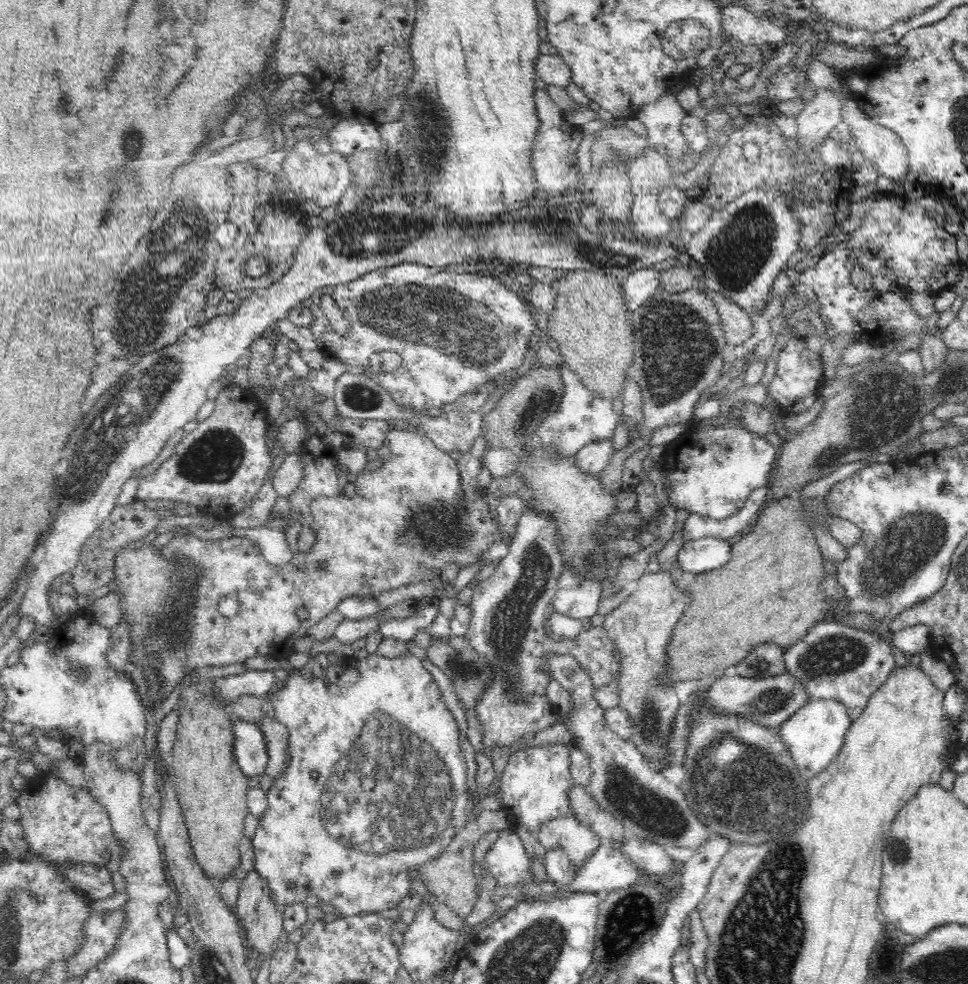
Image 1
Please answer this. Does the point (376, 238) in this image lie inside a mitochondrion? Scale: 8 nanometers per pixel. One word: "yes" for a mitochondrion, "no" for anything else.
yes

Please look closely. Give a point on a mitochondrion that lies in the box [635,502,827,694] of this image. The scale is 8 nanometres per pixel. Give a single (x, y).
(760, 666)

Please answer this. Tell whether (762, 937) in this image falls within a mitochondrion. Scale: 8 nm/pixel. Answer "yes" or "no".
yes

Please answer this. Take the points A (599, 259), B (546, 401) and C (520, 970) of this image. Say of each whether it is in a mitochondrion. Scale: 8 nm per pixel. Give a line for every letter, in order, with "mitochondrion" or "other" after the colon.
A: mitochondrion
B: mitochondrion
C: mitochondrion

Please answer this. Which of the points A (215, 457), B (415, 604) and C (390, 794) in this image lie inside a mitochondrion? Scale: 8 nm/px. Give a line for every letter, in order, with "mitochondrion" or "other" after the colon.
A: mitochondrion
B: other
C: mitochondrion

